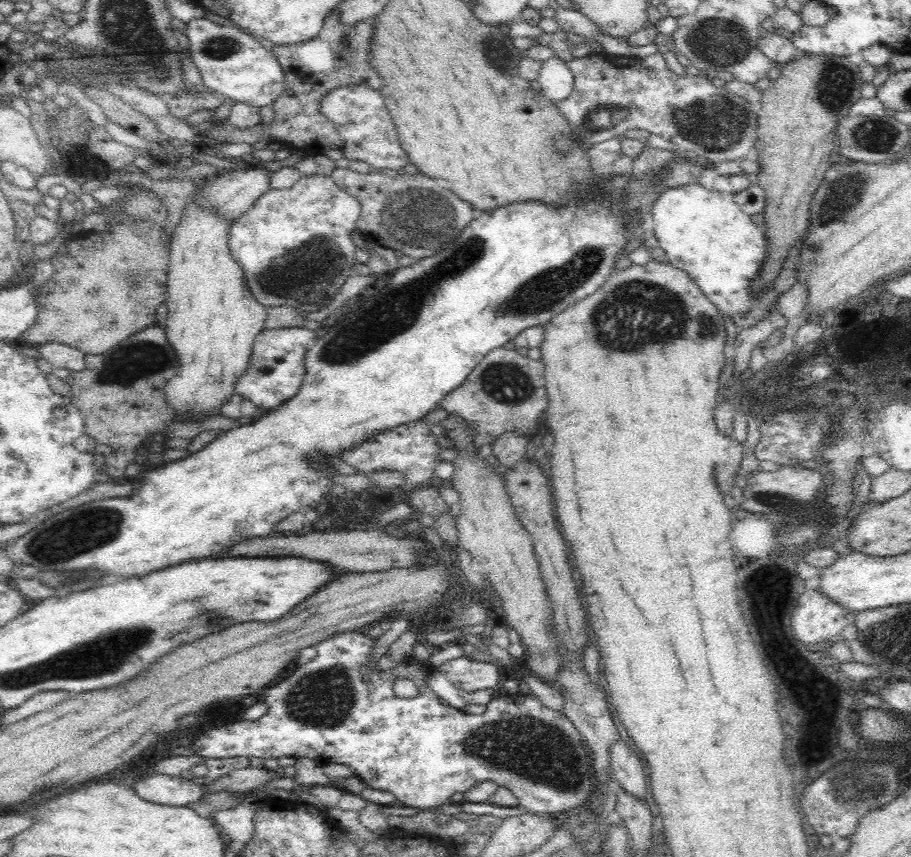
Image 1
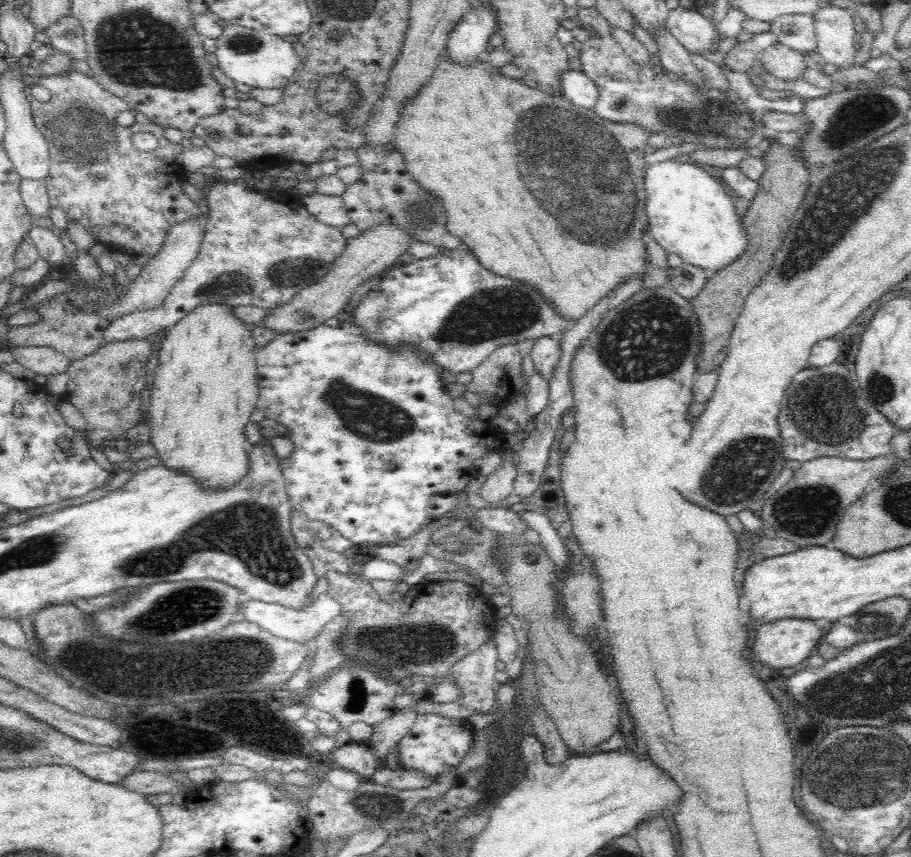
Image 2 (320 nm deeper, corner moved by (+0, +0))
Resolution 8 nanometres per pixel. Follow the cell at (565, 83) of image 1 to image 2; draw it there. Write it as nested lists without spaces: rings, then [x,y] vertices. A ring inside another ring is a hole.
[[[568,70],[561,75],[563,96],[584,109],[594,109],[600,100],[596,83],[582,70]]]

